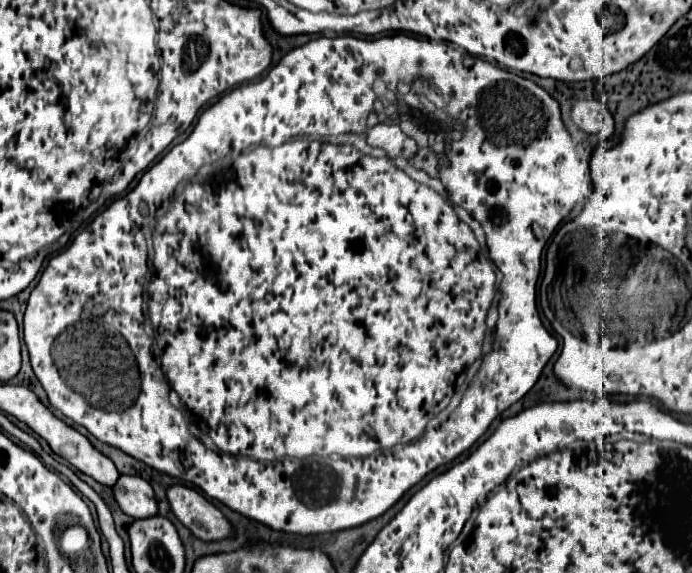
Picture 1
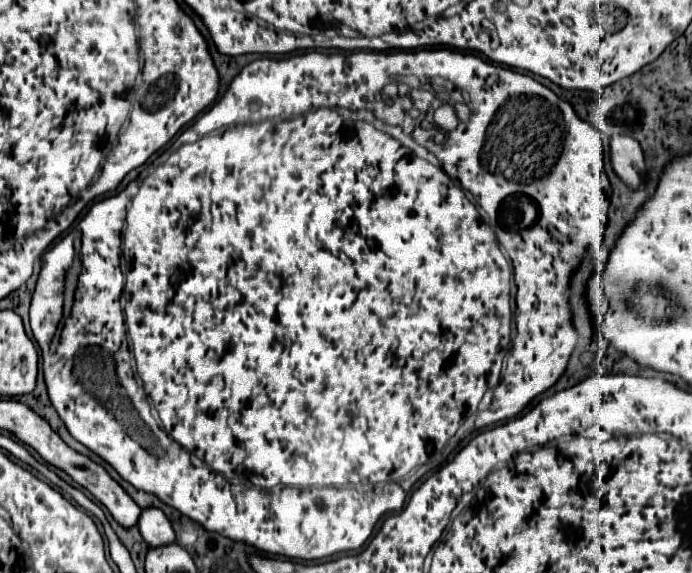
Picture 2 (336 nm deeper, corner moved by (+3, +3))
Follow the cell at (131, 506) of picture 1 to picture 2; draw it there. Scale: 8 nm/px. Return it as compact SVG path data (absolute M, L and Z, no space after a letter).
M158 507L142 509L138 519L138 529L150 547L156 547L160 543L172 543L176 539L168 517Z

